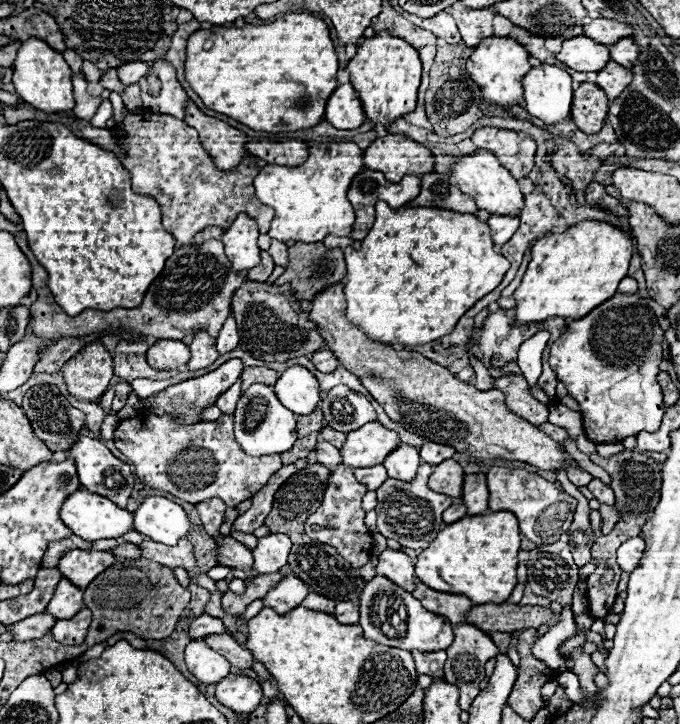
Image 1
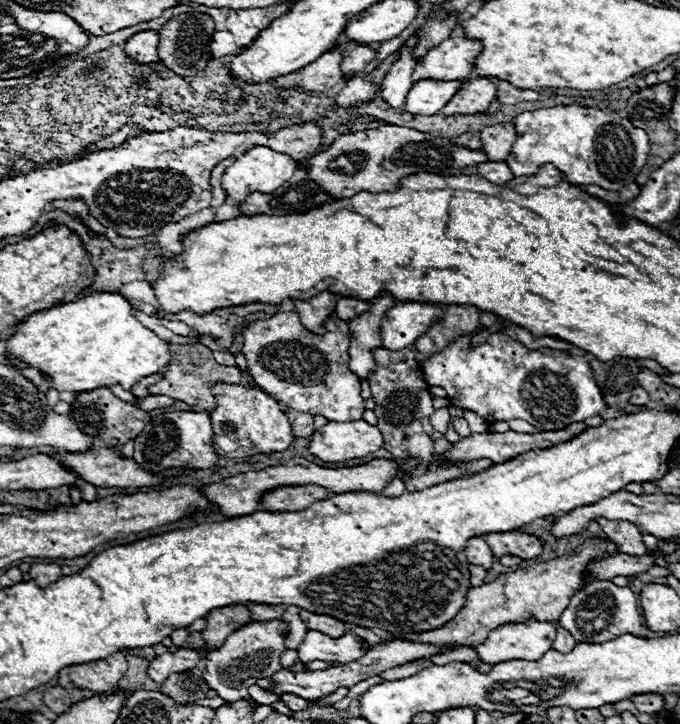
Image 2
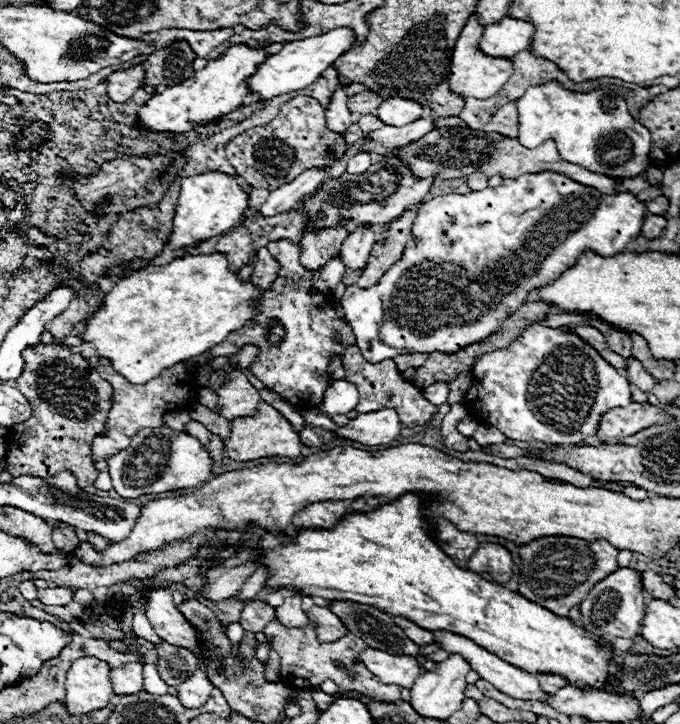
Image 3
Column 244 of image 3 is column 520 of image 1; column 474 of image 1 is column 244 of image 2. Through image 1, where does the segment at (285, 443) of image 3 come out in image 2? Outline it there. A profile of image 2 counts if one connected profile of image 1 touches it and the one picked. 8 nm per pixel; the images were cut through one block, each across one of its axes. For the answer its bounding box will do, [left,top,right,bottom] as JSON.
[210,384,294,456]

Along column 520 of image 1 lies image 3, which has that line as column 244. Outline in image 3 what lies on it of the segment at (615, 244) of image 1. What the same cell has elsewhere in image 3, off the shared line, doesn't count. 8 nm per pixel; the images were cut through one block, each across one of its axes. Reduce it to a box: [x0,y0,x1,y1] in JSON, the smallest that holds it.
[82,252,262,384]

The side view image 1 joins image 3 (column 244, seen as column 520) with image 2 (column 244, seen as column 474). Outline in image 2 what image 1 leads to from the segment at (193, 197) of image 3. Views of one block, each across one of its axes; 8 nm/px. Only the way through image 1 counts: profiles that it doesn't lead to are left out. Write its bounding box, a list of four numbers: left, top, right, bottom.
[222,146,298,204]

